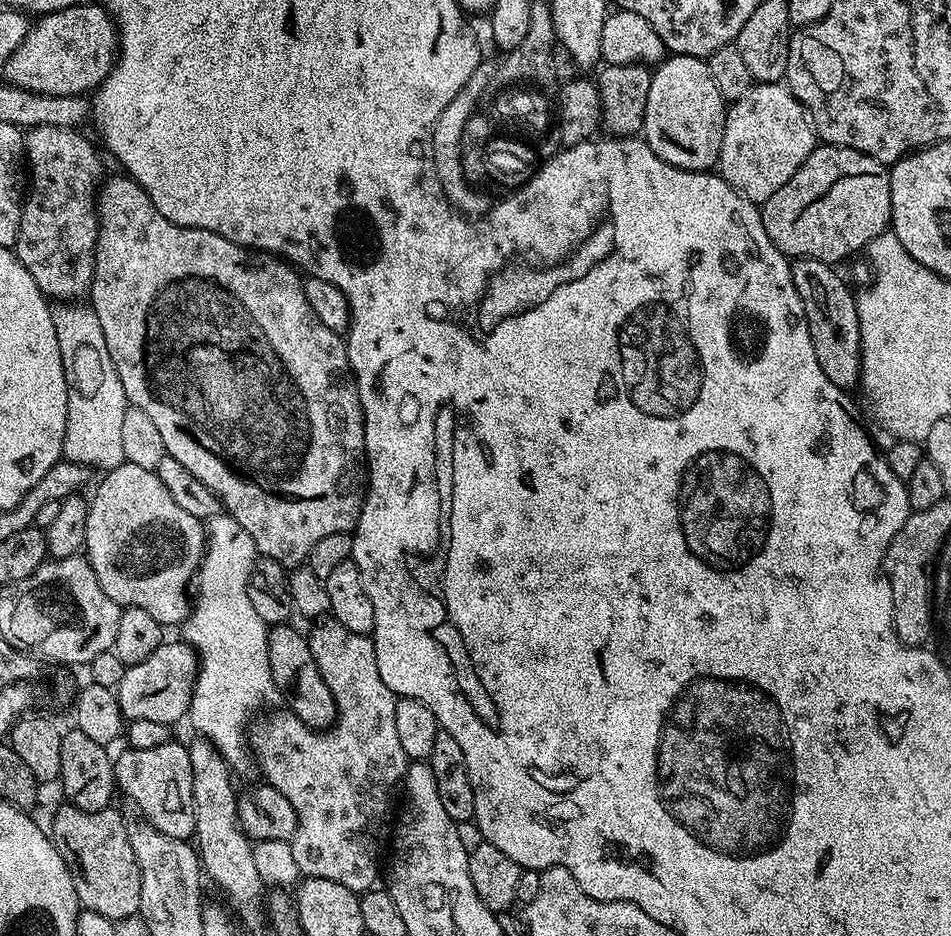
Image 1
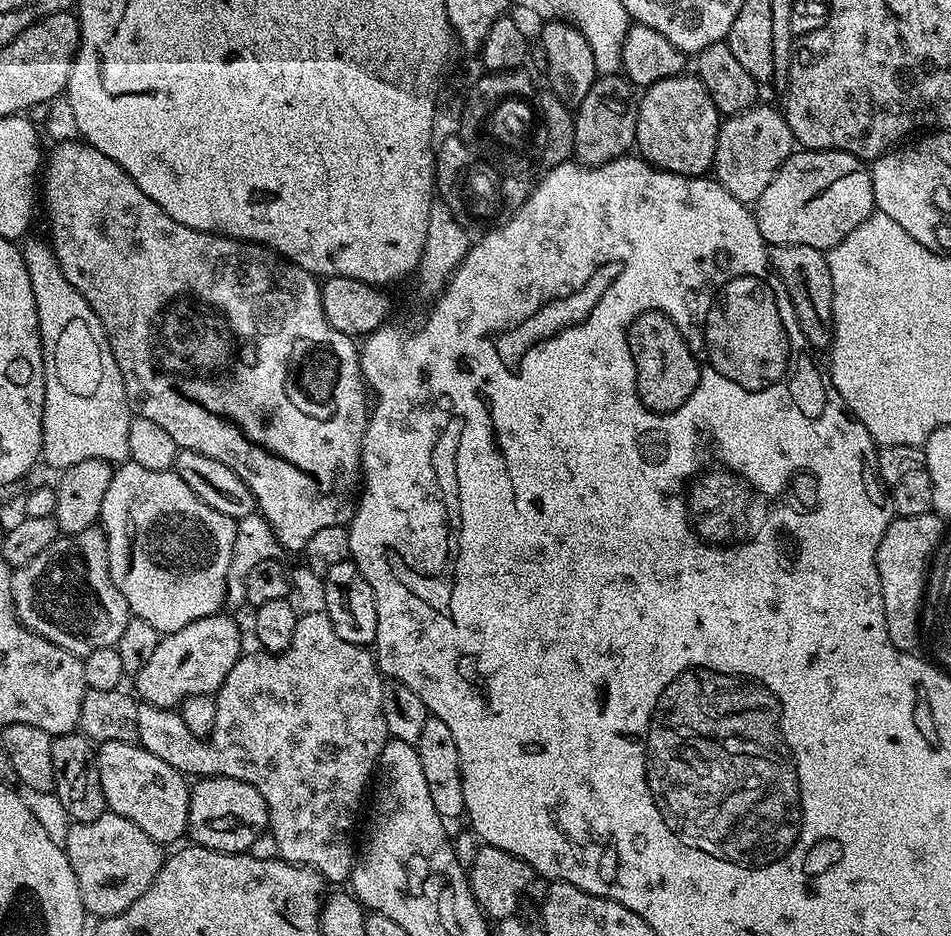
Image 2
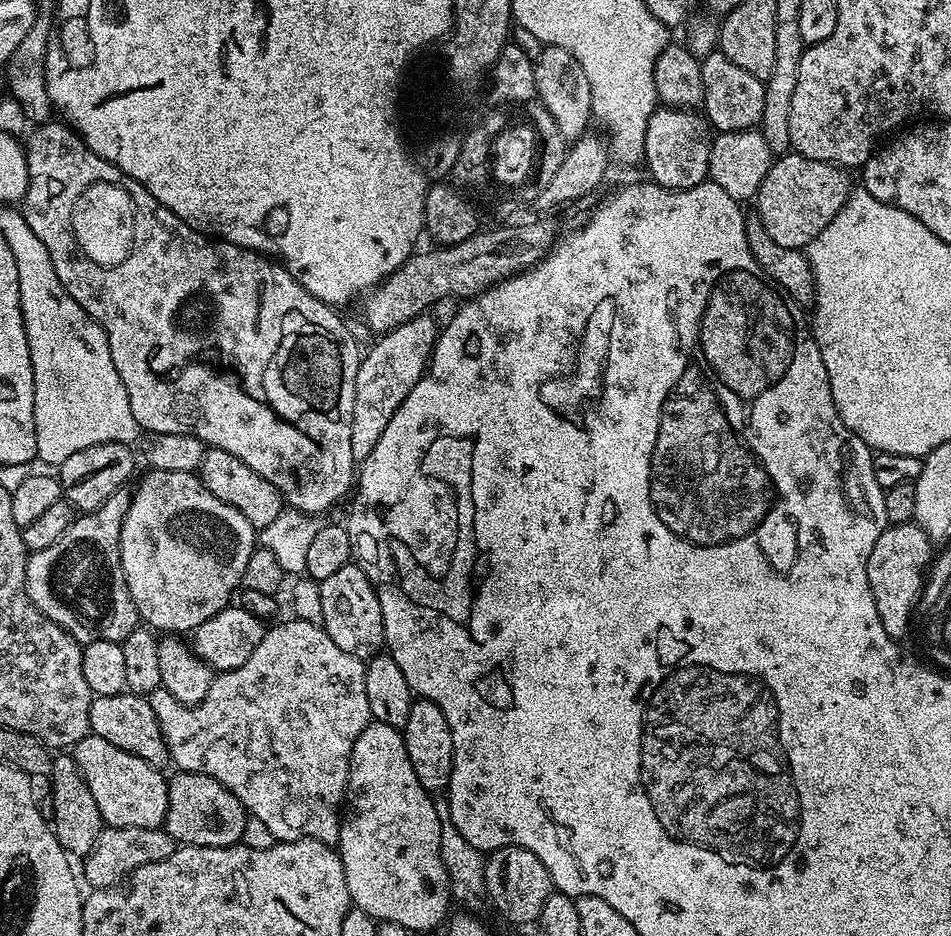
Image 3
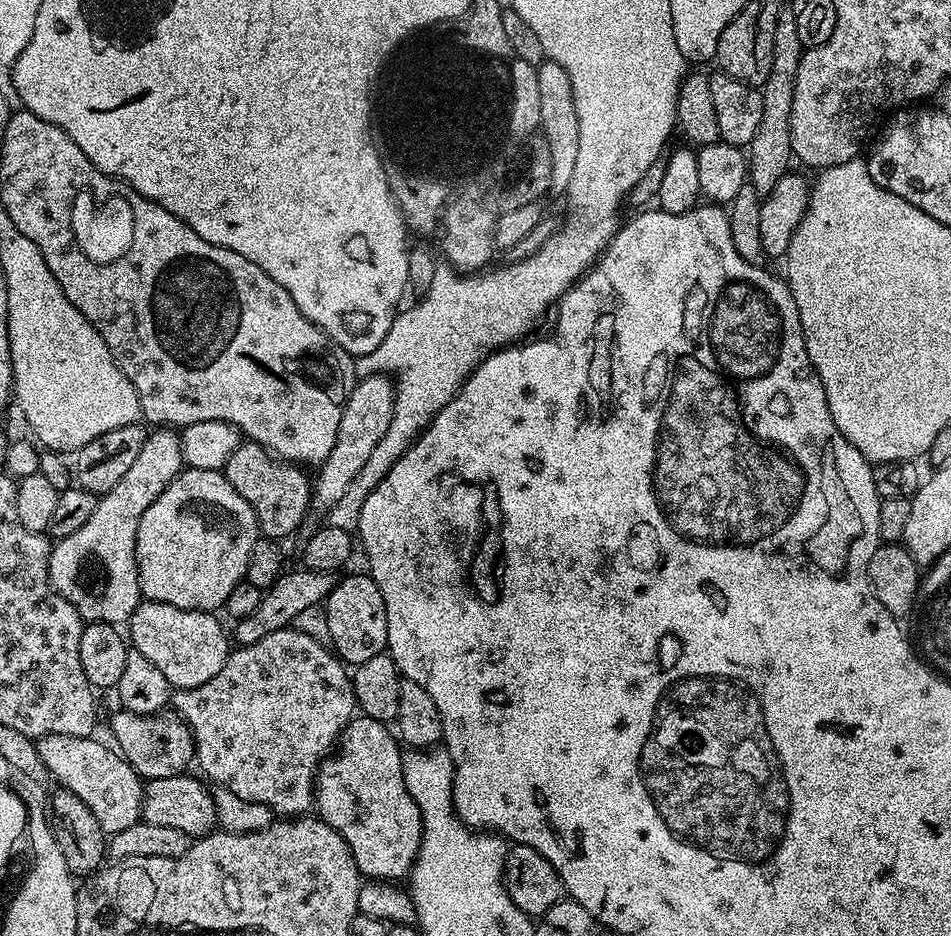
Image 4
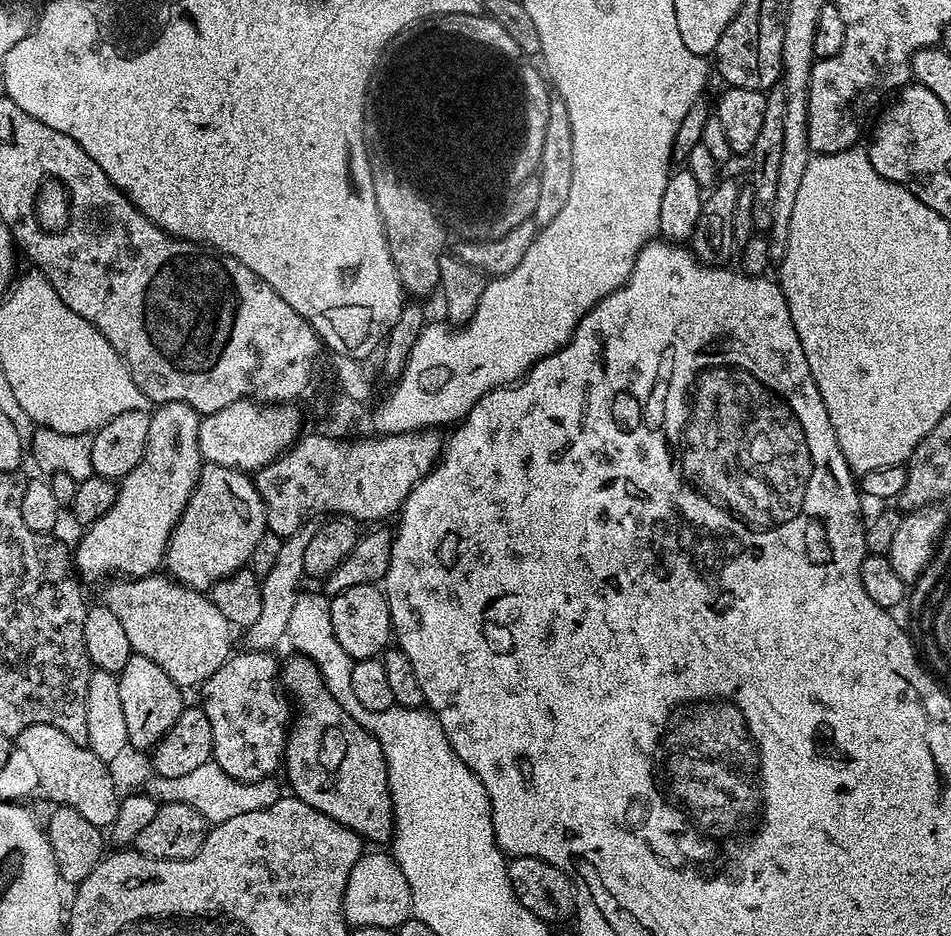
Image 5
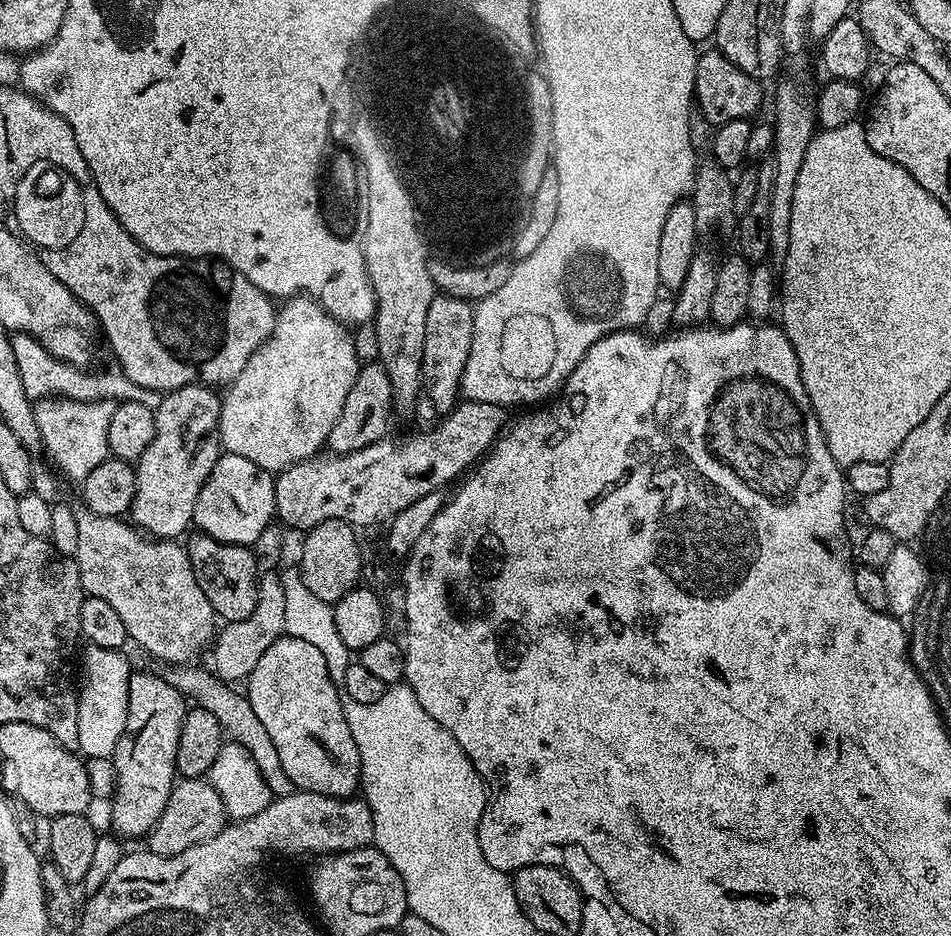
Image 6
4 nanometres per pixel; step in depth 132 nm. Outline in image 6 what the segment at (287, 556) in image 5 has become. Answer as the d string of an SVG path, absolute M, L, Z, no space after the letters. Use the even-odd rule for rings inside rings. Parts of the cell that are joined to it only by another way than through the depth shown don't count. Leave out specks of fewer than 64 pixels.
M264 574L259 577L256 585L256 601L250 618L233 624L225 623L214 637L214 643L210 648L210 657L212 656L210 668L215 675L225 682L247 681L254 666L258 666L258 661L262 659L262 654L266 654L269 646L274 646L278 637L285 635L285 598L286 594L282 594L282 582L279 575Z

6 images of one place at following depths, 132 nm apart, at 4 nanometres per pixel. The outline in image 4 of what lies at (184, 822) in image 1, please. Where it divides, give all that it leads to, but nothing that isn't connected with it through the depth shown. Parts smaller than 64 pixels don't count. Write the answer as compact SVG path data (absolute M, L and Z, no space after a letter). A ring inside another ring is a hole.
M50 734L36 740L36 749L48 776L56 779L59 787L70 790L70 794L78 794L78 798L90 806L90 814L98 818L98 826L102 826L106 834L141 823L145 781L115 747L107 748L92 736Z

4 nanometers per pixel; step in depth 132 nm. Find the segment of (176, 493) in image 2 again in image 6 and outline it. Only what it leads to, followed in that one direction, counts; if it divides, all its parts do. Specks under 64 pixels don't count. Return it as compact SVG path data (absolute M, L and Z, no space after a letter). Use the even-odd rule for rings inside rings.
M224 452L217 458L214 470L210 470L198 494L198 502L194 502L192 523L218 542L250 546L258 534L273 523L276 514L275 489L273 473L250 462L250 458L242 458L242 454Z

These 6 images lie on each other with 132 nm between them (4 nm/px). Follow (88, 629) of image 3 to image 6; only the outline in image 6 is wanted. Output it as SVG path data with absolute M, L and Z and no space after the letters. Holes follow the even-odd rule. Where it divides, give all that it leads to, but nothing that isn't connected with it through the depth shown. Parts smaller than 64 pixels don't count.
M206 384L182 386L167 393L154 410L156 413L154 442L150 442L150 446L146 446L146 454L142 454L140 459L135 461L136 493L130 509L131 523L149 537L158 540L176 540L193 527L194 502L198 502L198 494L210 470L214 470L217 458L222 455L220 437L213 434L220 427L221 397L218 392L216 396L216 392L215 387Z

